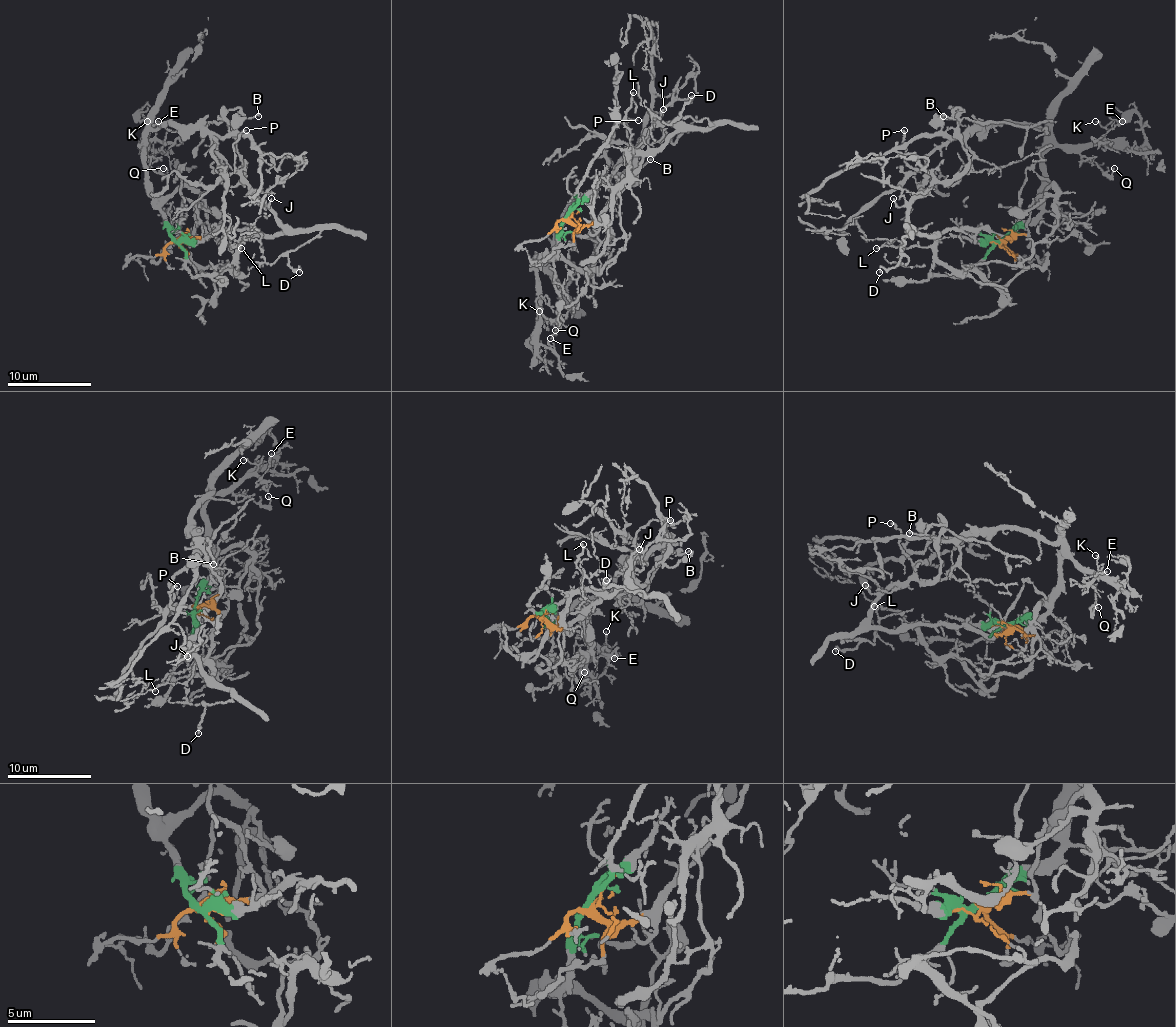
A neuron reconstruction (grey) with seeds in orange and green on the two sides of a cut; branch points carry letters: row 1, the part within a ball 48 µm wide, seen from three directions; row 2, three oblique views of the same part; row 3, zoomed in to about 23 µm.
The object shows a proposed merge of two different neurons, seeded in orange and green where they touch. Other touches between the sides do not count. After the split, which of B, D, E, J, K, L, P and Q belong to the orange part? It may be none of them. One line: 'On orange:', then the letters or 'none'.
On orange: B, D, J, L, P

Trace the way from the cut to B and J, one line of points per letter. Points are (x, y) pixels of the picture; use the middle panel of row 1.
B: (567, 218), (590, 224), (676, 130), (672, 125), (649, 134), (636, 153), (632, 184), (626, 174), (651, 159)
J: (567, 218), (575, 224), (590, 224), (638, 163), (651, 157), (676, 130), (659, 121), (663, 109)

